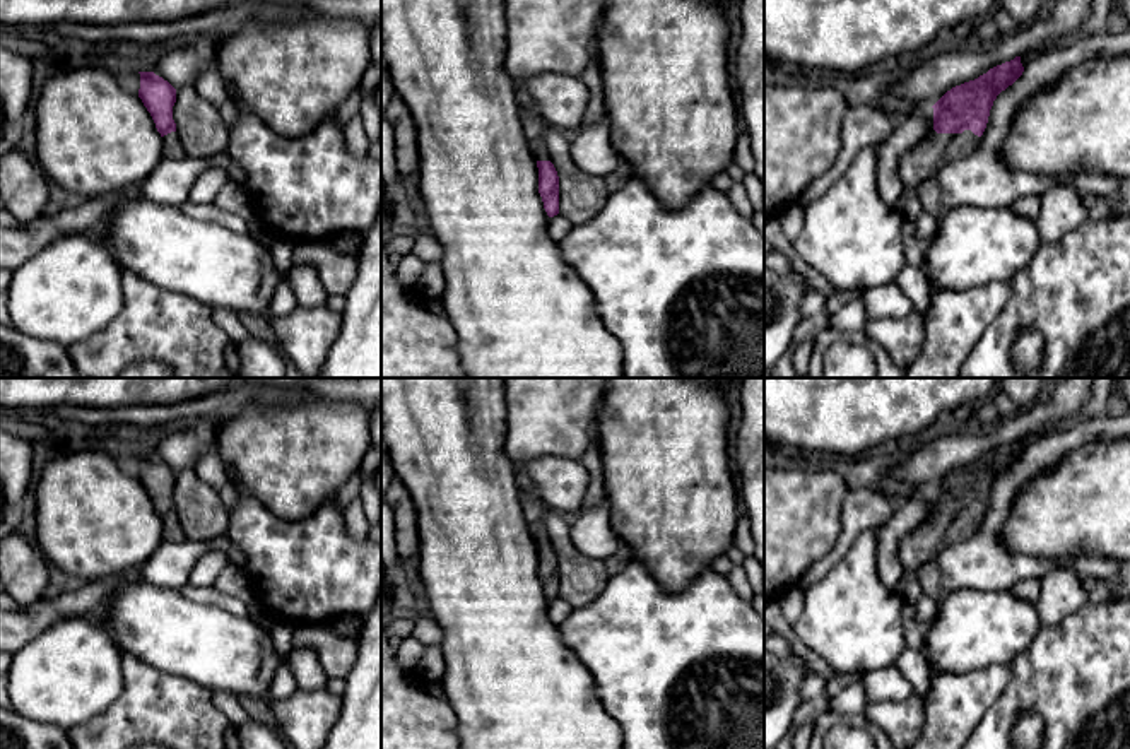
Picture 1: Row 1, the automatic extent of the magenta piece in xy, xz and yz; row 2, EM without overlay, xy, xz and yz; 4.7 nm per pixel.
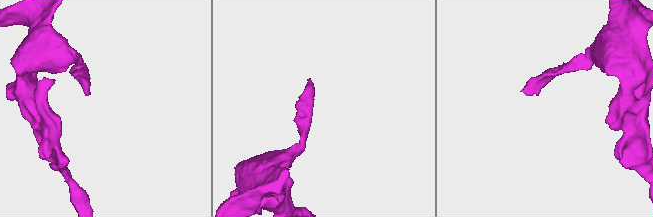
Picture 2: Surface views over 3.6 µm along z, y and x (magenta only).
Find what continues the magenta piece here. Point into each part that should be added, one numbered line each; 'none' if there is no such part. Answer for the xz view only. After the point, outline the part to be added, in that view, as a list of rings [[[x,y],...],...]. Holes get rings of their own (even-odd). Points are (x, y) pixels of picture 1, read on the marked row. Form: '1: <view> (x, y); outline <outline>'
1: xz (539, 151); outline [[[542,142],[532,144],[532,154],[535,161],[550,161],[550,156]]]

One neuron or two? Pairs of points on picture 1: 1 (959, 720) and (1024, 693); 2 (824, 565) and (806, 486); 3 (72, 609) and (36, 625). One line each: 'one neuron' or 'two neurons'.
1: two neurons
2: two neurons
3: one neuron

